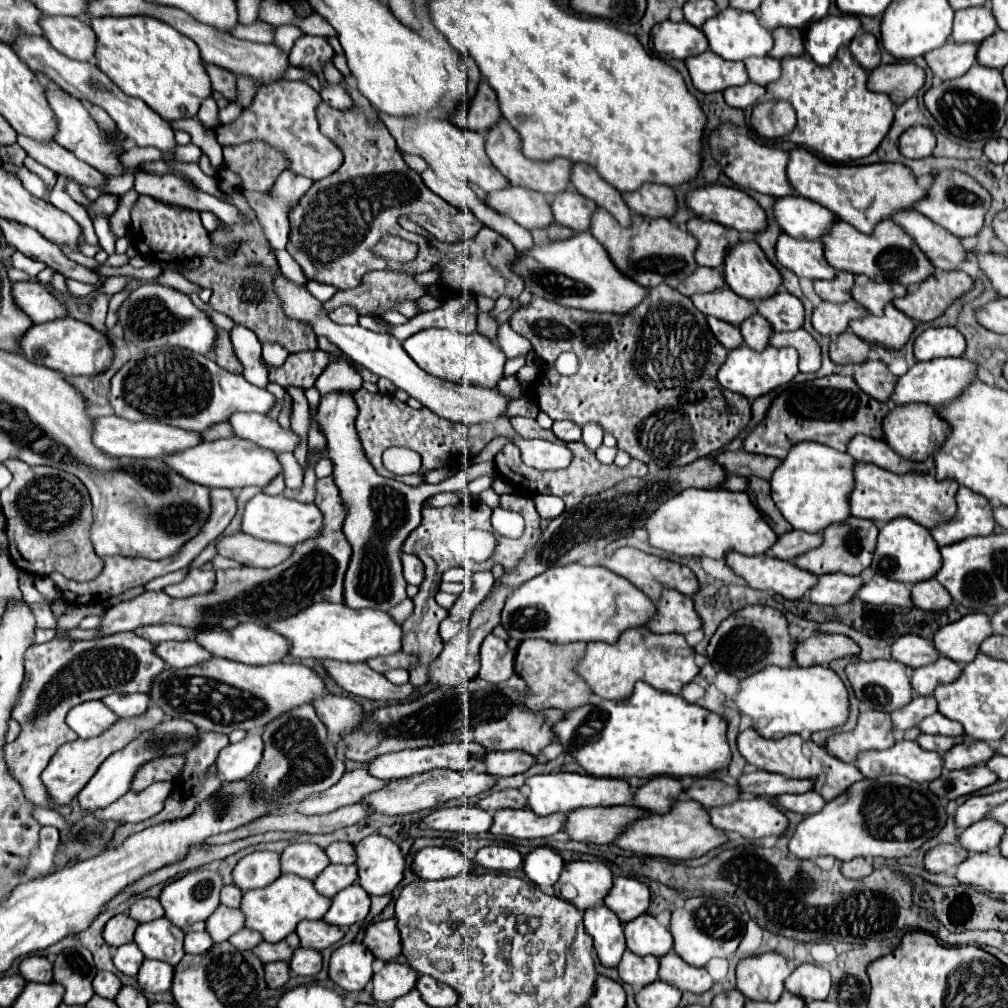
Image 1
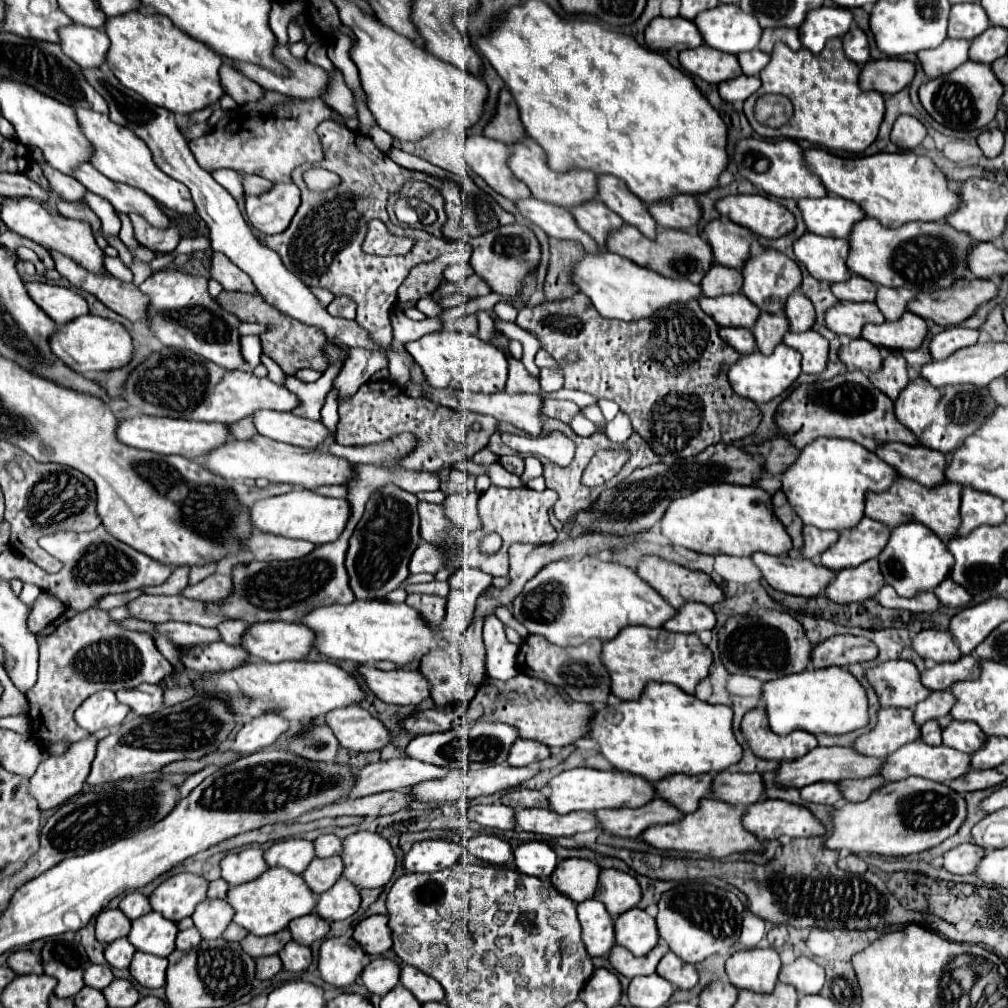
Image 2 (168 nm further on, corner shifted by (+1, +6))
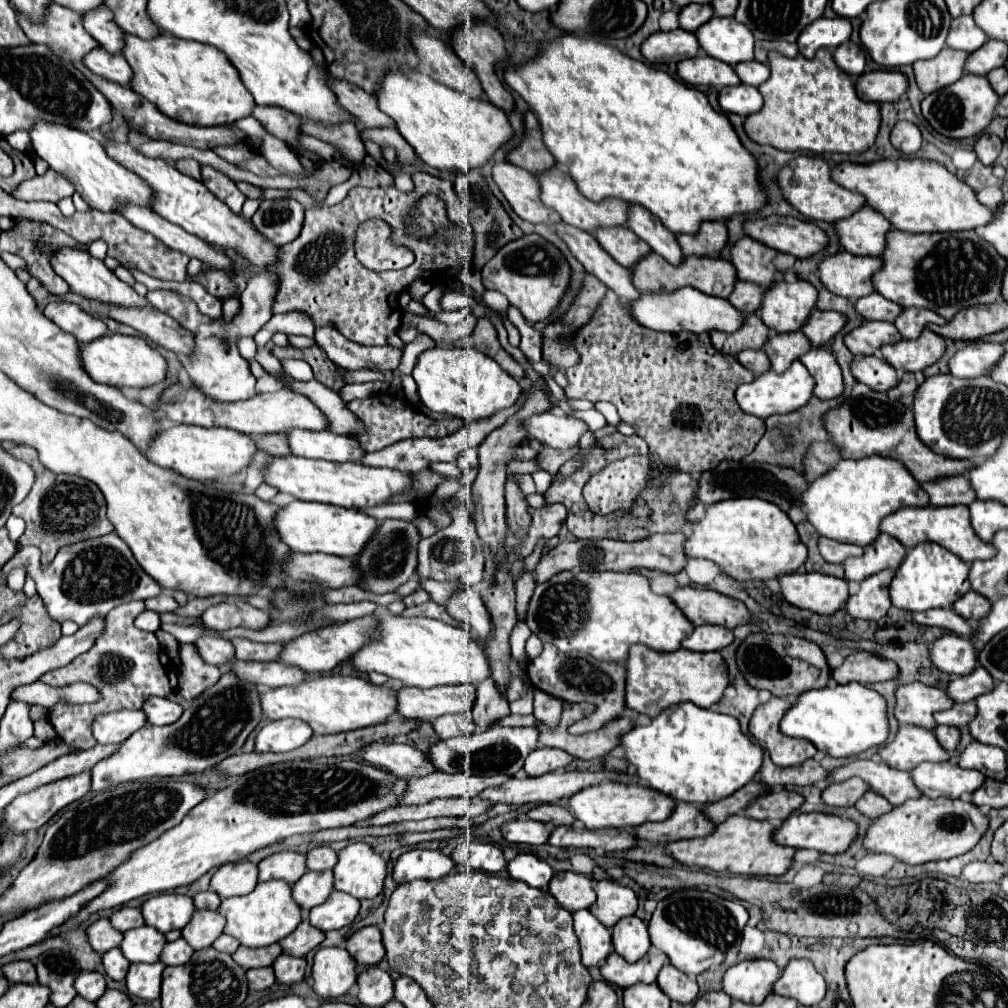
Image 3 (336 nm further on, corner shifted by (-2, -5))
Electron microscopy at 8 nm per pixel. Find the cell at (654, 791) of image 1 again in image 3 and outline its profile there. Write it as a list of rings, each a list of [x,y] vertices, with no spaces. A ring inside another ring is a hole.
[[[748,783],[748,785],[744,785],[742,789],[738,789],[736,793],[724,797],[724,799],[704,805],[702,811],[704,811],[704,815],[706,815],[714,825],[718,825],[718,823],[722,823],[726,817],[730,817],[730,815],[734,815],[734,813],[740,813],[754,797],[758,797],[758,795],[764,793],[766,789],[770,789],[770,787],[766,787],[766,785],[762,785],[762,783]]]

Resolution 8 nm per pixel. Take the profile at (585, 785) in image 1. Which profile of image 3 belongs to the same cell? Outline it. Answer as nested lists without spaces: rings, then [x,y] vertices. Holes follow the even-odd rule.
[[[602,781],[598,785],[590,785],[580,789],[568,799],[568,809],[576,821],[584,823],[586,829],[602,829],[602,827],[636,827],[646,821],[664,821],[672,809],[674,799],[658,793],[656,789],[642,785],[622,785],[616,781]]]

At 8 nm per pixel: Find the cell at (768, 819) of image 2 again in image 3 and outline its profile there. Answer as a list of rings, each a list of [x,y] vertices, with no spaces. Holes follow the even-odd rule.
[[[792,813],[772,833],[772,839],[778,845],[788,845],[794,849],[816,849],[820,853],[842,853],[850,847],[854,837],[856,837],[854,821],[840,819],[836,815],[824,815],[824,813]]]

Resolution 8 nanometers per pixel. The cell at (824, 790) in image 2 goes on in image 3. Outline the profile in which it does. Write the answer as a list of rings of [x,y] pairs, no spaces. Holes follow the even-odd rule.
[[[852,777],[838,785],[826,787],[822,791],[822,801],[830,807],[852,807],[864,795],[864,791],[868,791],[868,785],[862,779]]]

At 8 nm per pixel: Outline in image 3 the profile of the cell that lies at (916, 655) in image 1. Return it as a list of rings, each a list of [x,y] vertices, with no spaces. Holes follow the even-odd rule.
[[[944,635],[930,645],[930,661],[948,675],[968,675],[976,665],[976,653],[968,637]]]

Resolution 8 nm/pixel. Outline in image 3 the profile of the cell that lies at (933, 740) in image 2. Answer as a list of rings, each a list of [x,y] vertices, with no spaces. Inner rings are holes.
[[[938,725],[934,727],[934,735],[938,739],[938,743],[946,749],[946,751],[954,751],[960,739],[960,731],[956,727],[948,727],[948,725]]]

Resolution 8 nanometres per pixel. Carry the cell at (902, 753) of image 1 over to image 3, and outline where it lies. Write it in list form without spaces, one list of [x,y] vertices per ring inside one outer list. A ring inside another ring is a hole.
[[[944,761],[944,763],[922,763],[916,765],[914,771],[910,771],[910,777],[914,785],[920,789],[922,795],[938,799],[958,799],[964,793],[972,793],[984,783],[982,773],[972,769],[962,769],[956,763]]]

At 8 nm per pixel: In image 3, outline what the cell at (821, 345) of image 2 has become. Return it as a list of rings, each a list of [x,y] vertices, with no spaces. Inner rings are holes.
[[[812,347],[808,353],[800,357],[800,361],[806,365],[806,369],[816,381],[814,395],[818,399],[836,399],[842,393],[844,389],[842,371],[832,351],[822,349],[822,347]]]

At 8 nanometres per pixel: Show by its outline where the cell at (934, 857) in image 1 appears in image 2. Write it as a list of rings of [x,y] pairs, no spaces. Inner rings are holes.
[[[961,844],[943,856],[943,868],[953,874],[971,874],[977,870],[979,862],[983,860],[983,854],[987,852],[977,844]]]

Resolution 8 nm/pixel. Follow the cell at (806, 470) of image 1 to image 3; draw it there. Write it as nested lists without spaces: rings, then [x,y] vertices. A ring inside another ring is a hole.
[[[864,457],[862,461],[838,461],[826,475],[820,475],[808,483],[800,503],[808,521],[822,537],[866,547],[878,537],[878,525],[886,515],[906,505],[924,507],[928,505],[928,495],[920,489],[918,481],[910,477],[900,461],[890,461],[886,457]]]

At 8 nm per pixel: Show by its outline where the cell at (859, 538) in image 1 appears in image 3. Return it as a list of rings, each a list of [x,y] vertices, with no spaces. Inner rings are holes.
[[[880,533],[870,547],[864,547],[862,557],[850,557],[842,563],[846,581],[862,581],[882,569],[896,569],[902,563],[906,549],[888,533]]]

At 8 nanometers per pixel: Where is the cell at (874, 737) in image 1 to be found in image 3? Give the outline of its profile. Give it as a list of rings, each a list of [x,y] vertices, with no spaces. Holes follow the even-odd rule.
[[[900,725],[894,741],[878,747],[878,757],[884,763],[888,763],[890,767],[902,769],[902,771],[910,771],[910,769],[914,769],[922,761],[948,761],[950,759],[950,755],[938,745],[934,733],[928,731],[928,729],[916,727],[916,725]]]

